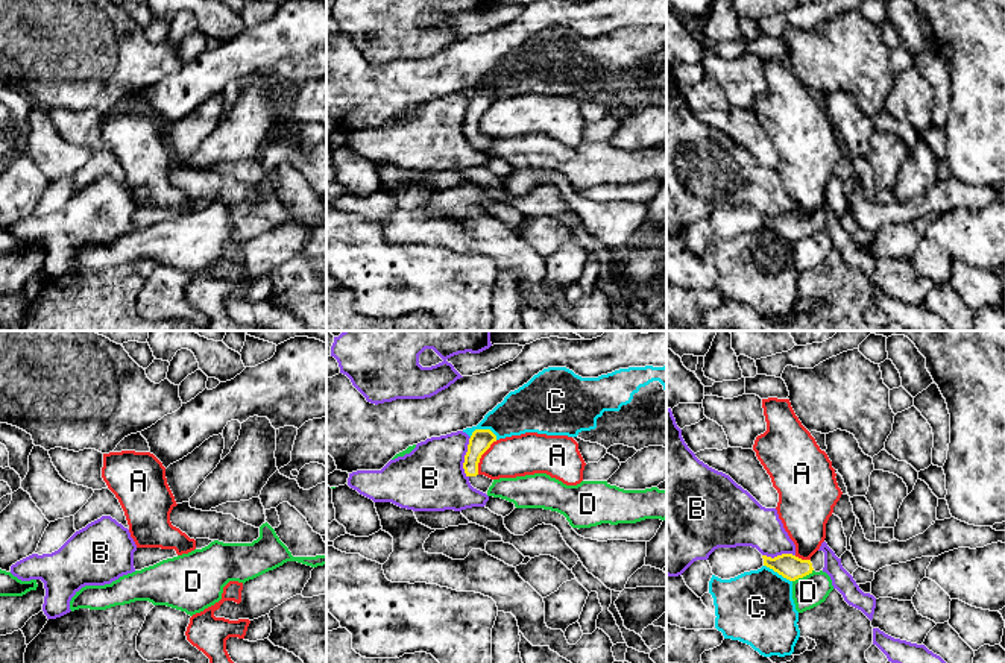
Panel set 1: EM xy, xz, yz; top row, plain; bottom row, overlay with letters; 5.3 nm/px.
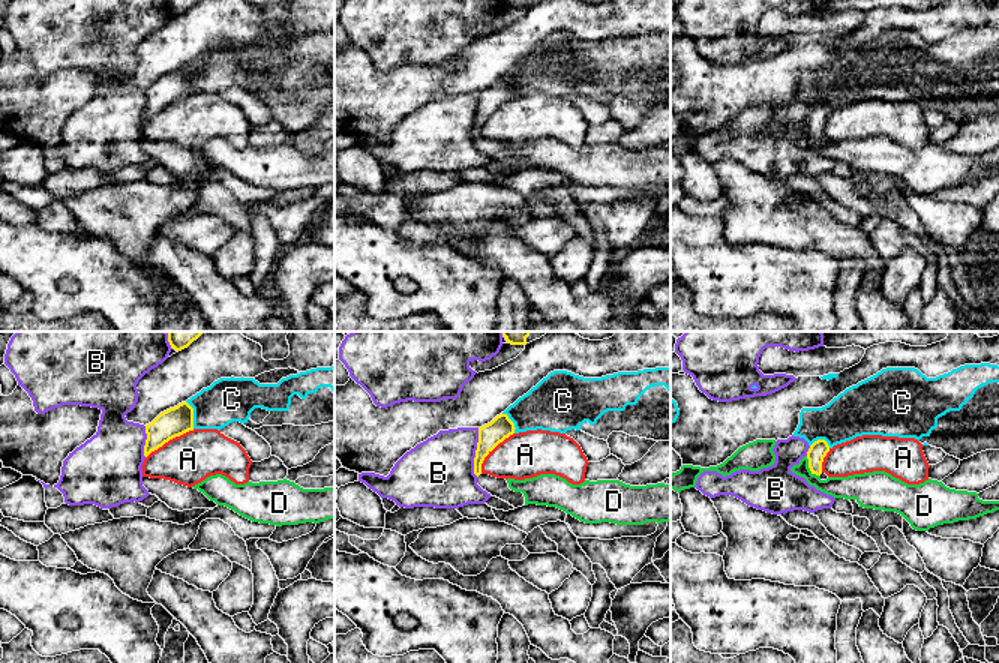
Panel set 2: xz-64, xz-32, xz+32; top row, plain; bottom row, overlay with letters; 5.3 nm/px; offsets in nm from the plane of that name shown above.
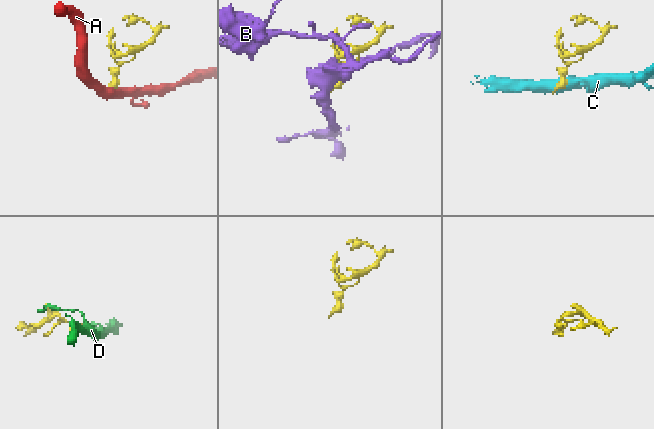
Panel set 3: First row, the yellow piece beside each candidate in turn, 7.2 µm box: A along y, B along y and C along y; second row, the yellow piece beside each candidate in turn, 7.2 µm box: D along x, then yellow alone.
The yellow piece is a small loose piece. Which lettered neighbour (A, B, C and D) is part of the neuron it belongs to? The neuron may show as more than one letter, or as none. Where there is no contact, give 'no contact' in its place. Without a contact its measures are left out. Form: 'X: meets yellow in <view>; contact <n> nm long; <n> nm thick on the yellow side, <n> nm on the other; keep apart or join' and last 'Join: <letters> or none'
A: meets yellow in xz; contact 220 nm long; 120 nm thick on the yellow side, 220 nm on the other; keep apart
B: meets yellow in xz; contact 220 nm long; 120 nm thick on the yellow side, 360 nm on the other; keep apart
C: meets yellow in xz; contact 150 nm long; 120 nm thick on the yellow side, 240 nm on the other; keep apart
D: meets yellow in yz; contact 130 nm long; 130 nm thick on the yellow side, 170 nm on the other; keep apart
Join: none

